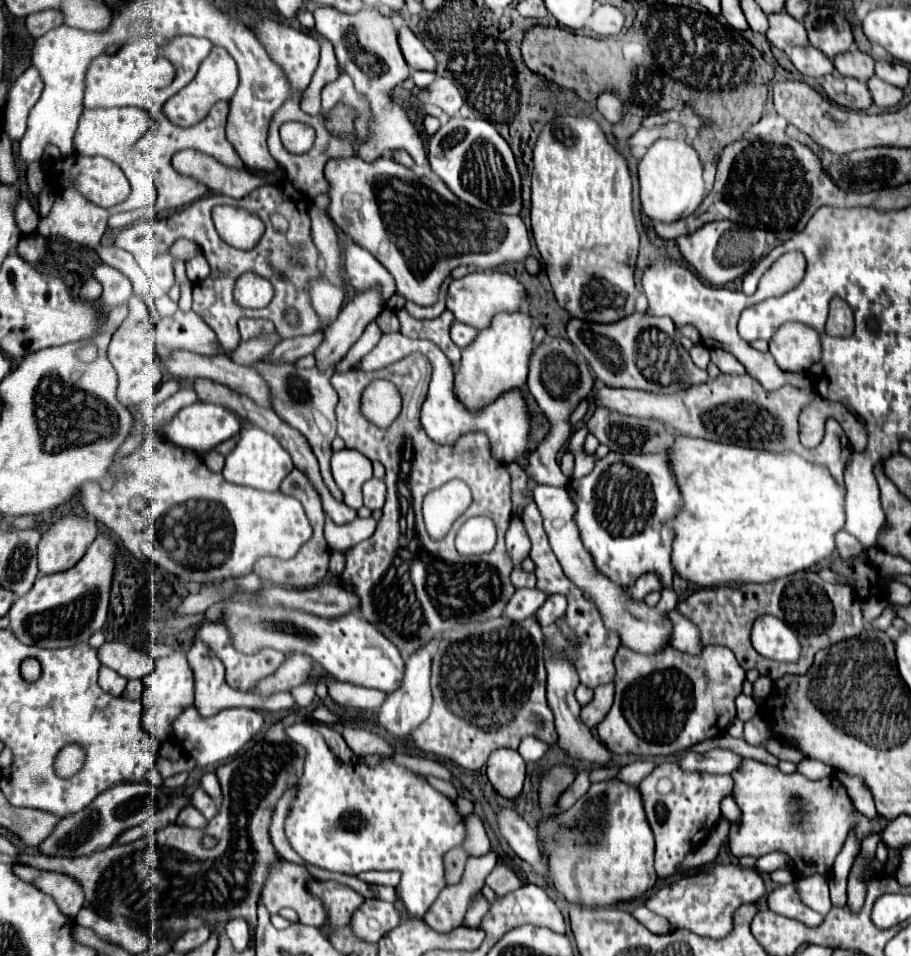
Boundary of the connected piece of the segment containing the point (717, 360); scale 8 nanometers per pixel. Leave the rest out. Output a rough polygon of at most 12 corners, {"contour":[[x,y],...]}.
{"contour":[[713,350],[711,362],[725,374],[745,374],[741,362],[725,350]]}

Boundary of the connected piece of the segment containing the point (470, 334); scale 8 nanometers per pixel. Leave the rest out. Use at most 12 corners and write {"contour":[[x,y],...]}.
{"contour":[[453,322],[451,340],[459,348],[471,344],[477,330]]}

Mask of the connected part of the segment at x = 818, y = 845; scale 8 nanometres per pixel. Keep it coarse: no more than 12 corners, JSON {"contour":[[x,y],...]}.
{"contour":[[751,758],[731,776],[737,858],[779,850],[829,872],[859,814],[835,776]]}

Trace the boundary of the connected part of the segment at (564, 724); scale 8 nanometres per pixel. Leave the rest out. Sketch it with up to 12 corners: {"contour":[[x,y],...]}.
{"contour":[[573,658],[545,660],[547,702],[559,746],[571,758],[609,762],[609,750],[581,722]]}

